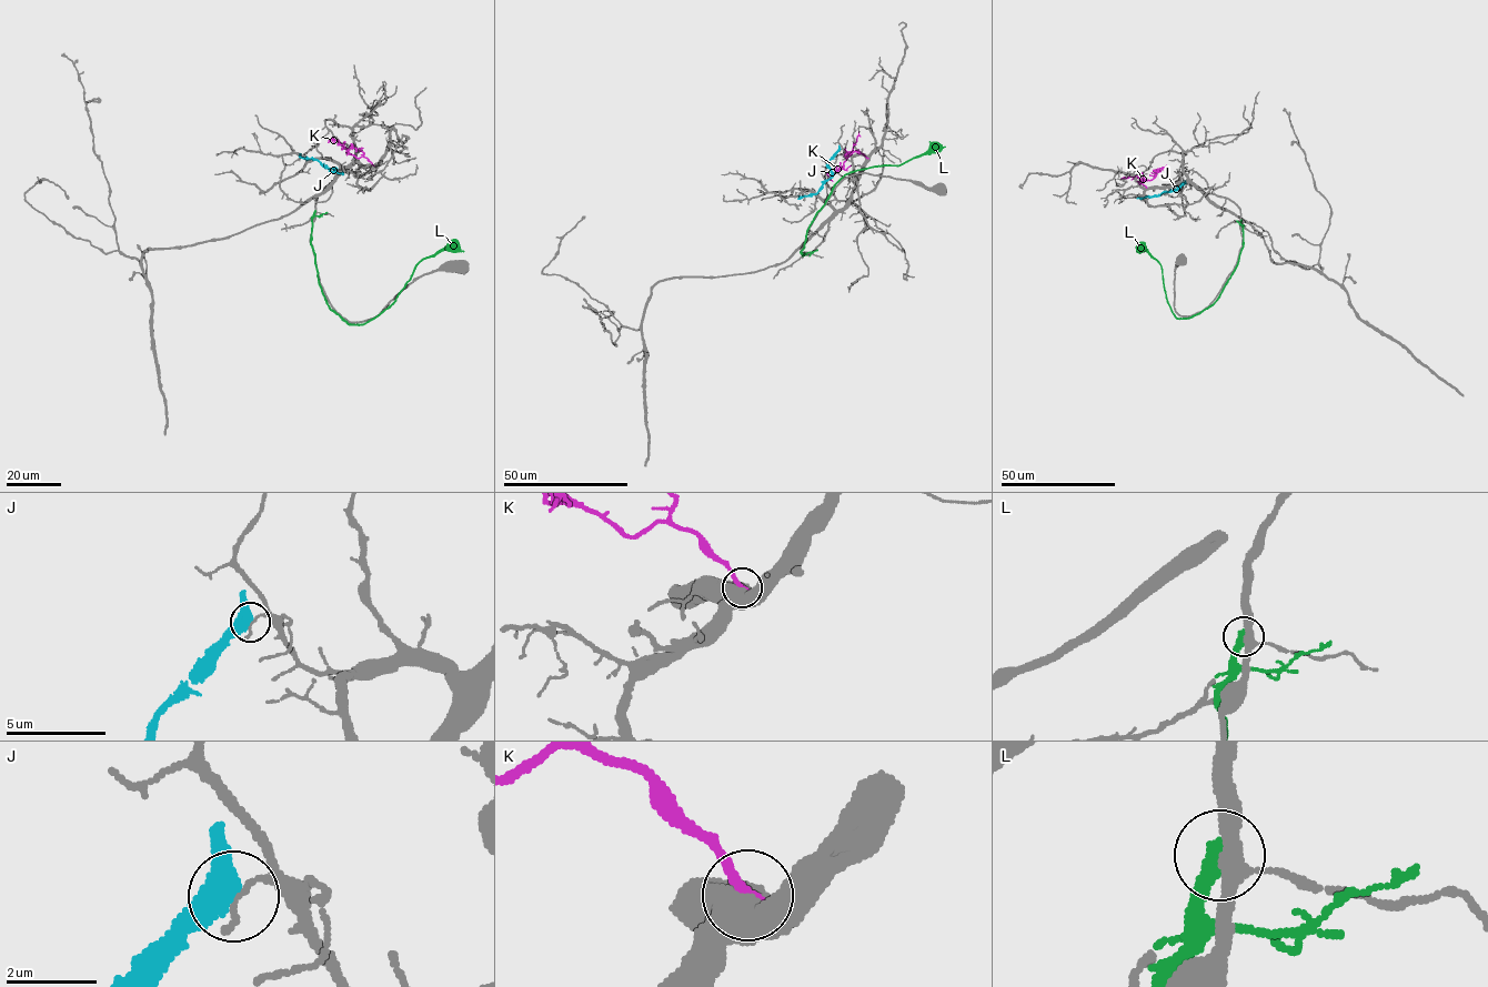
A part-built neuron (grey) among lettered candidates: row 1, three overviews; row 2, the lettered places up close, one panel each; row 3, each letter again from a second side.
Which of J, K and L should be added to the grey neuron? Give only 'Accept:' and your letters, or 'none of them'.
Accept: none of them

